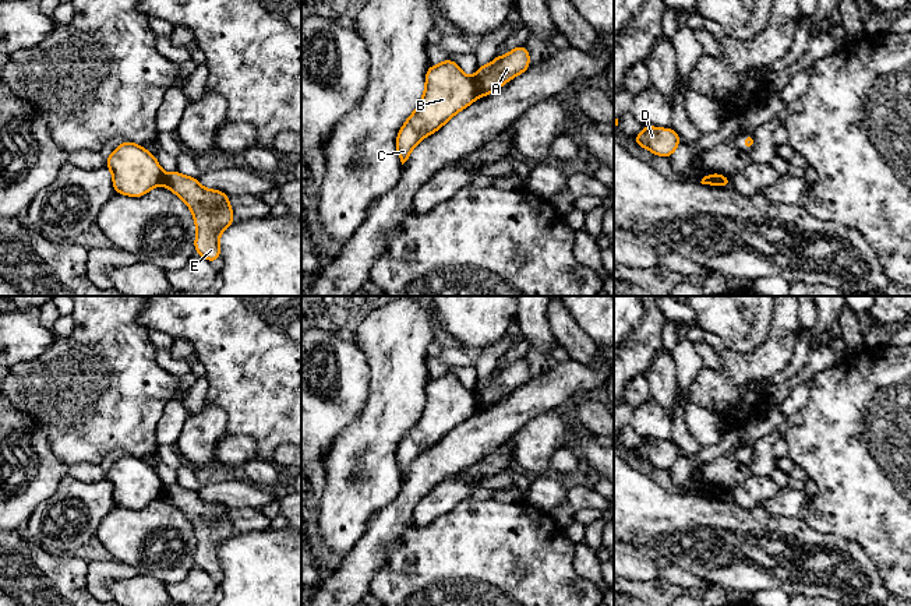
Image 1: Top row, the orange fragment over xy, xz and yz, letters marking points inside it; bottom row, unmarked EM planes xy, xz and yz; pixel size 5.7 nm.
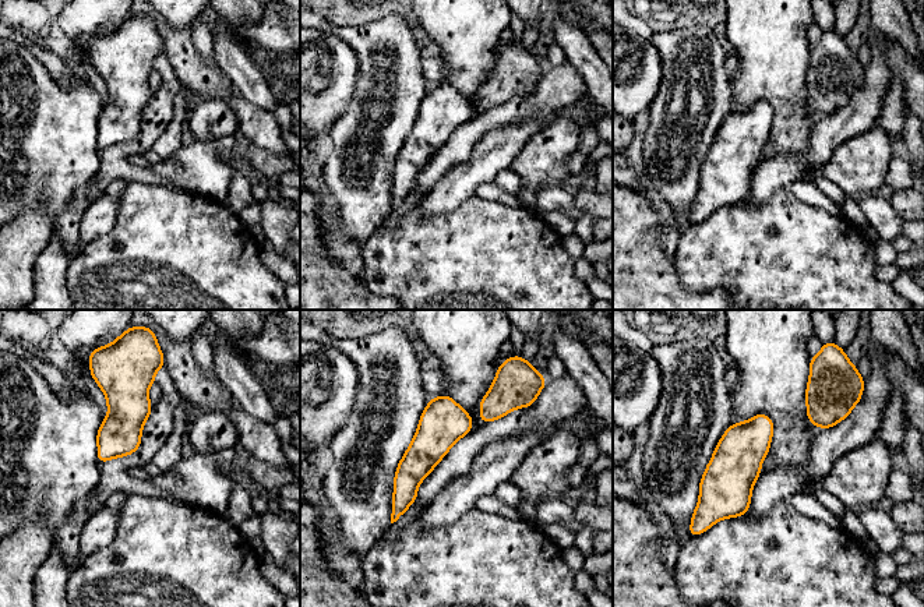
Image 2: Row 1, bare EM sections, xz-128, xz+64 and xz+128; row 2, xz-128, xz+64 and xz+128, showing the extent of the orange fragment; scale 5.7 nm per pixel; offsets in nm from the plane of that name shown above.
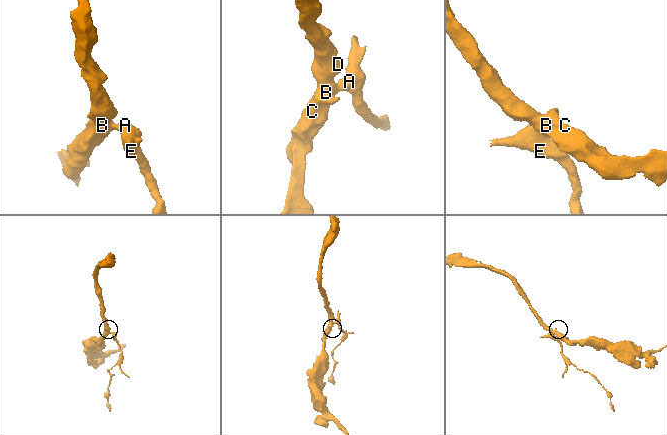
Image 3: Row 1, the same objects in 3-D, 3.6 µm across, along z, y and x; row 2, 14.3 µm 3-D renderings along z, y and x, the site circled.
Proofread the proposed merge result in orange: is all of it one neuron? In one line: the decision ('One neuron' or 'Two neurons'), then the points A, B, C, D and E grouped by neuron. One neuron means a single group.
Two neurons. Groups: A E / B C D

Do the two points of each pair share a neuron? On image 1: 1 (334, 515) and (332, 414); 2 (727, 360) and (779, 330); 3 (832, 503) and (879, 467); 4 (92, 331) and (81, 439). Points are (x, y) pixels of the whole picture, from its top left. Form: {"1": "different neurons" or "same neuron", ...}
{"1": "different neurons", "2": "same neuron", "3": "same neuron", "4": "same neuron"}

